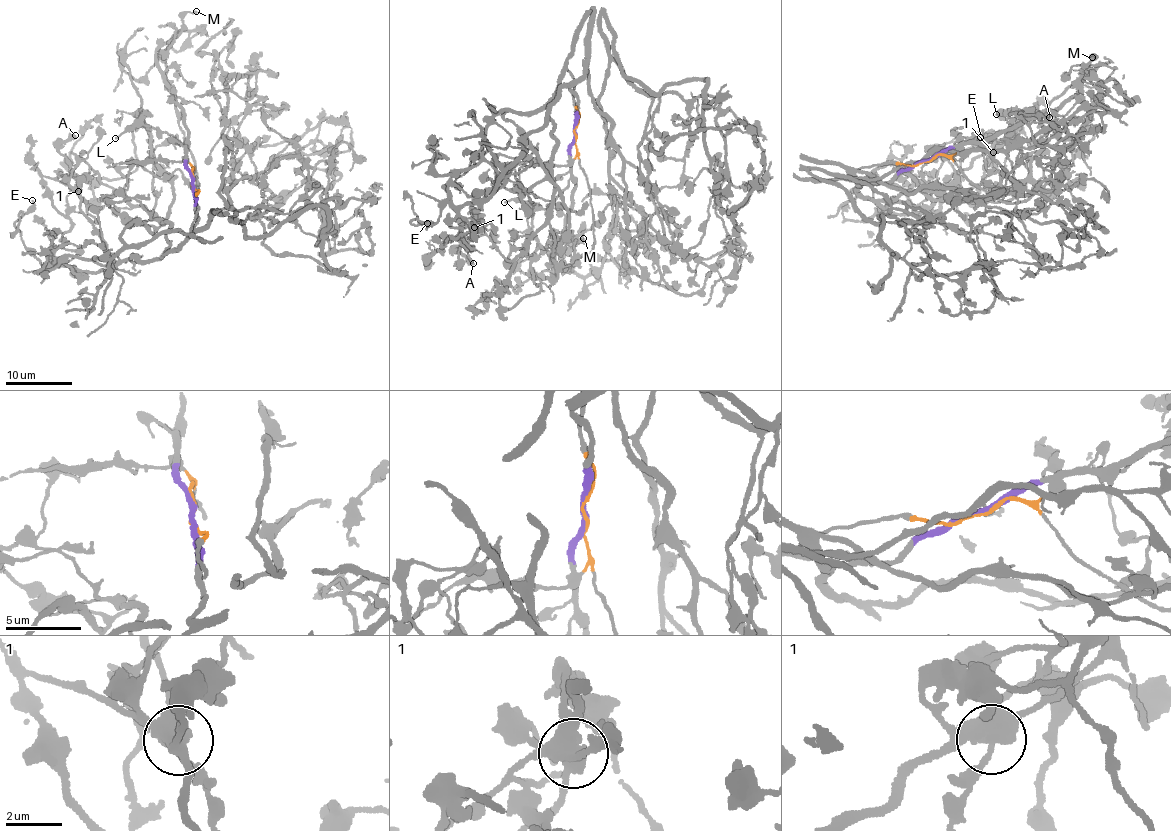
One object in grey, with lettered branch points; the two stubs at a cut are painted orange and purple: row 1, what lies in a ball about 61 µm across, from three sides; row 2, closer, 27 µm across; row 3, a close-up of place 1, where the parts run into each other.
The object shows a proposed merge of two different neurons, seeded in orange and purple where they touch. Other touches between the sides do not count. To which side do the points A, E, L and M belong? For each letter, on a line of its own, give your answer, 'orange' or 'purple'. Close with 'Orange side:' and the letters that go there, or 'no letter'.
A: orange
E: orange
L: orange
M: orange
Orange side: A, E, L, M

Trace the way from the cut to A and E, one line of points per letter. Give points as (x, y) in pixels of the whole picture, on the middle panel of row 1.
A: (575, 133), (564, 69), (544, 105), (495, 113), (483, 155), (503, 185), (456, 246), (473, 264)
E: (575, 133), (564, 69), (544, 105), (495, 113), (439, 219), (411, 223), (426, 223)

